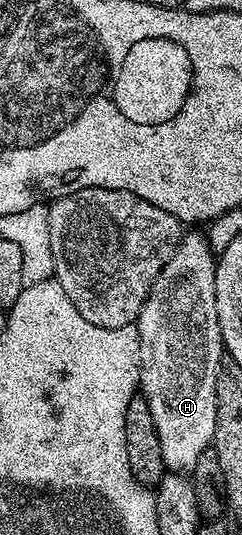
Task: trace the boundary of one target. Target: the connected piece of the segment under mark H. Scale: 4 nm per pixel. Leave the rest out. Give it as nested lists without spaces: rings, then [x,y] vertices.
[[[184,234],[173,257],[169,257],[153,281],[139,318],[133,324],[139,334],[138,390],[149,405],[149,413],[153,413],[153,425],[157,425],[157,441],[161,443],[163,465],[171,473],[190,473],[197,465],[197,457],[209,450],[215,437],[217,373],[219,364],[225,359],[223,338],[217,321],[216,262],[206,234]]]

